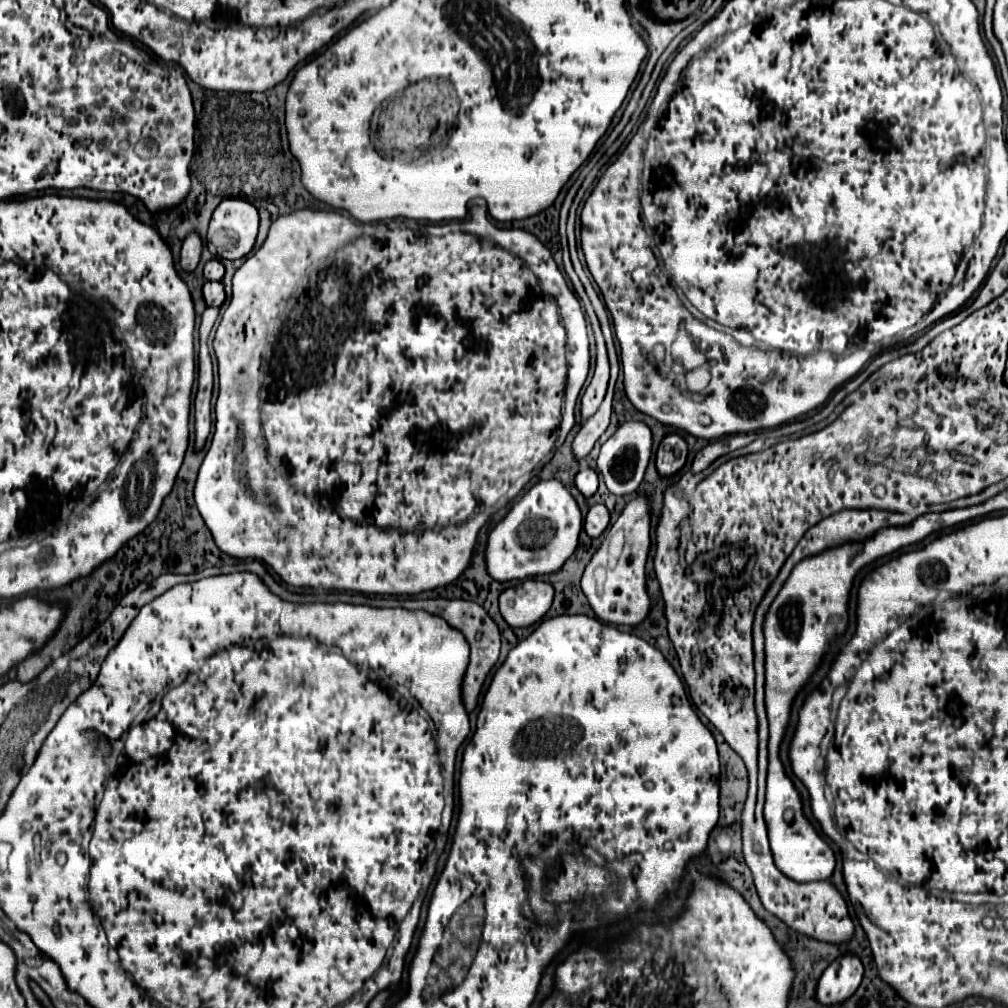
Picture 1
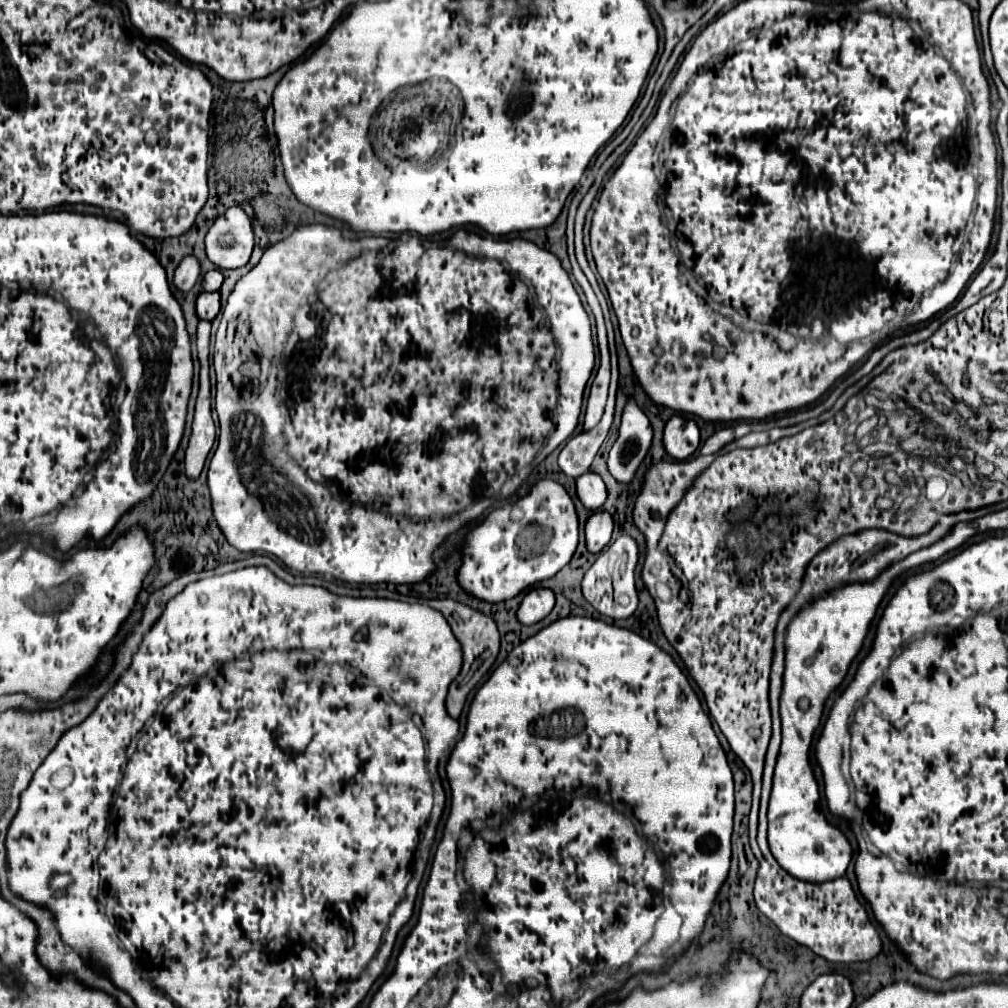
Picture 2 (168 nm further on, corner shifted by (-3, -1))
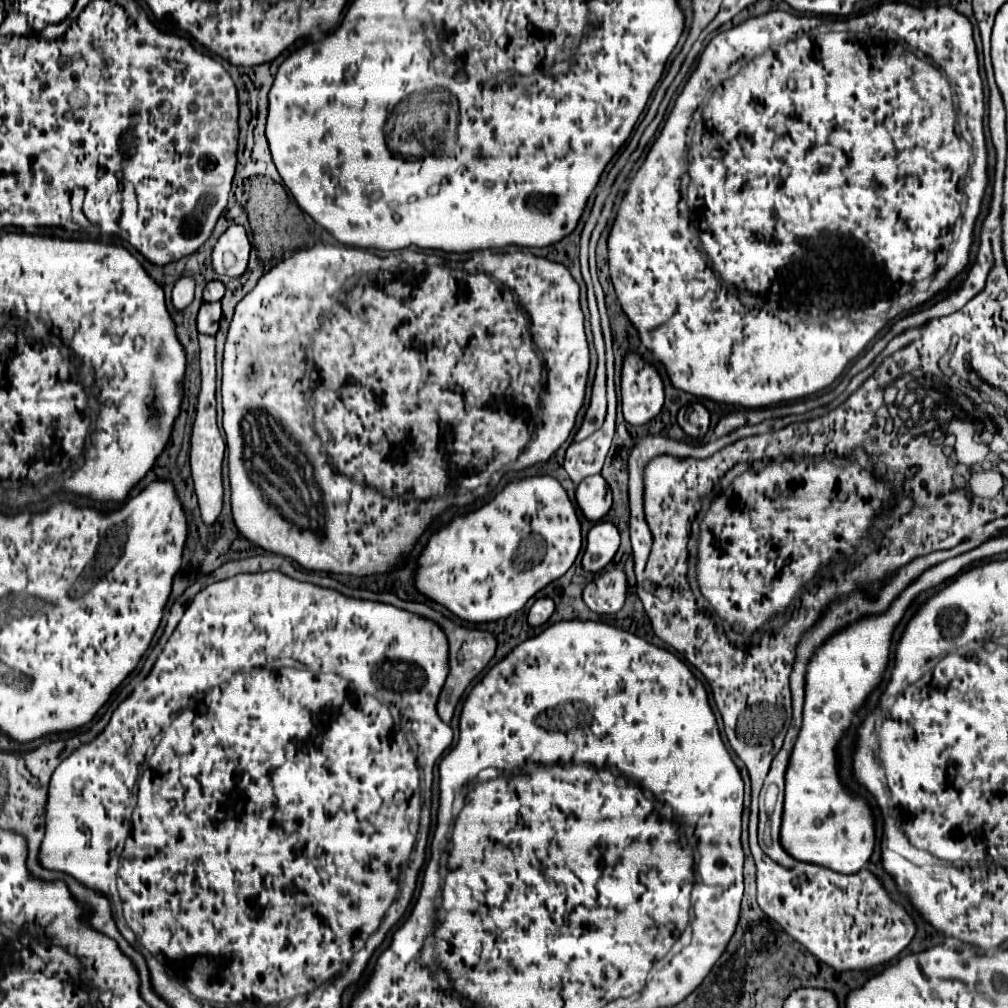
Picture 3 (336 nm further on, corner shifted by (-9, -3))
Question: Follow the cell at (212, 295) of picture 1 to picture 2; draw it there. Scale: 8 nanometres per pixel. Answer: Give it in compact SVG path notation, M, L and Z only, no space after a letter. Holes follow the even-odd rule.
M203 291L199 297L197 297L197 317L199 319L205 319L205 321L213 321L215 315L219 313L219 293L207 293Z

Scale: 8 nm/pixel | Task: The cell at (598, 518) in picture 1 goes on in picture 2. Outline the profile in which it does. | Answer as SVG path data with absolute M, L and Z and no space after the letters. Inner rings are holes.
M595 511L585 523L585 539L587 551L599 553L613 535L613 517L607 511Z

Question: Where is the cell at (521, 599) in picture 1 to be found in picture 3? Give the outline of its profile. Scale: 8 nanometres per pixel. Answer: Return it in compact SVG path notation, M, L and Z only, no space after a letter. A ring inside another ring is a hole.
M539 597L539 599L535 599L533 607L529 609L527 621L529 621L529 625L533 625L533 627L543 625L543 623L553 615L553 611L555 611L553 599L551 599L551 597Z

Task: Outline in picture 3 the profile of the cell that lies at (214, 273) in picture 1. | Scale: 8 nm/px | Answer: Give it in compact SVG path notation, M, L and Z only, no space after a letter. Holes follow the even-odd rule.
M213 279L207 283L203 291L203 301L221 301L223 293L225 293L225 285L219 279Z

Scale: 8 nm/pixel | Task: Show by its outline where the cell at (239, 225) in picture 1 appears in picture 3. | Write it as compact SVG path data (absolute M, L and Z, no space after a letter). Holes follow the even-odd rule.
M243 225L227 227L211 253L213 269L217 275L239 277L245 273L251 253L251 241Z

